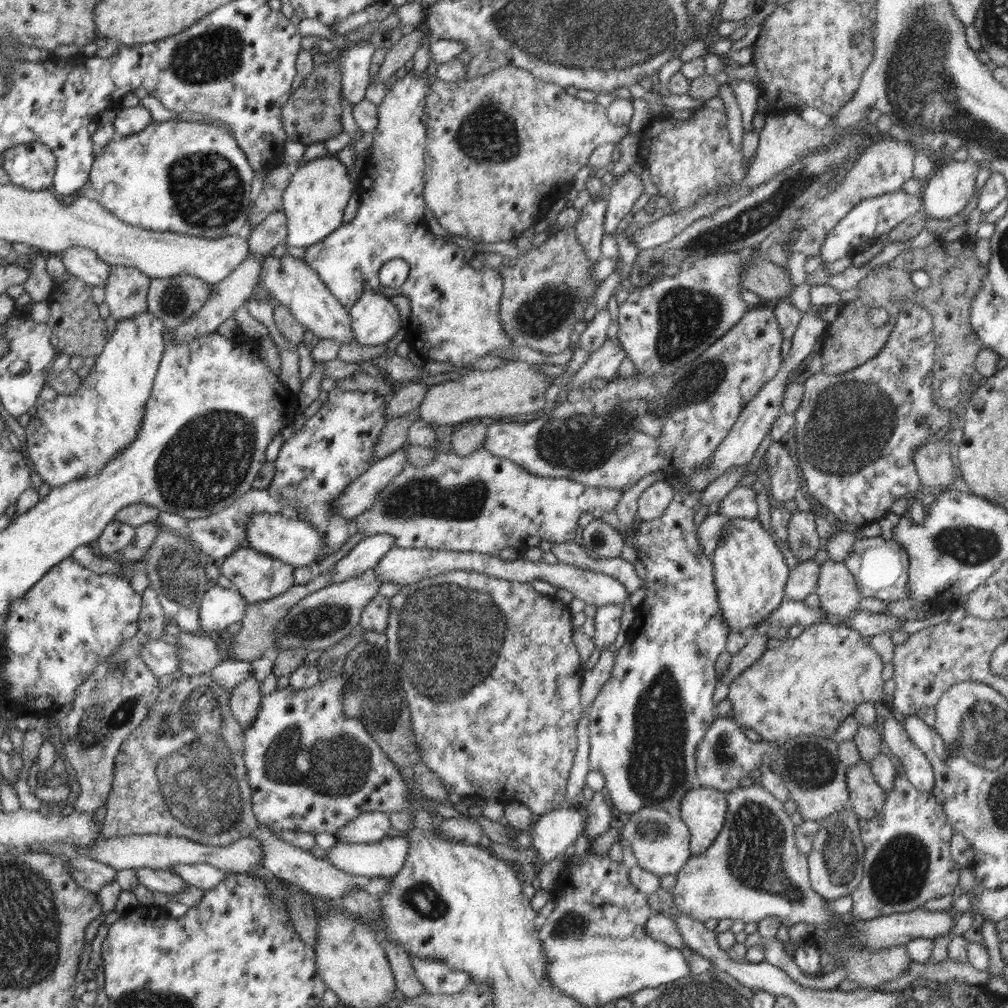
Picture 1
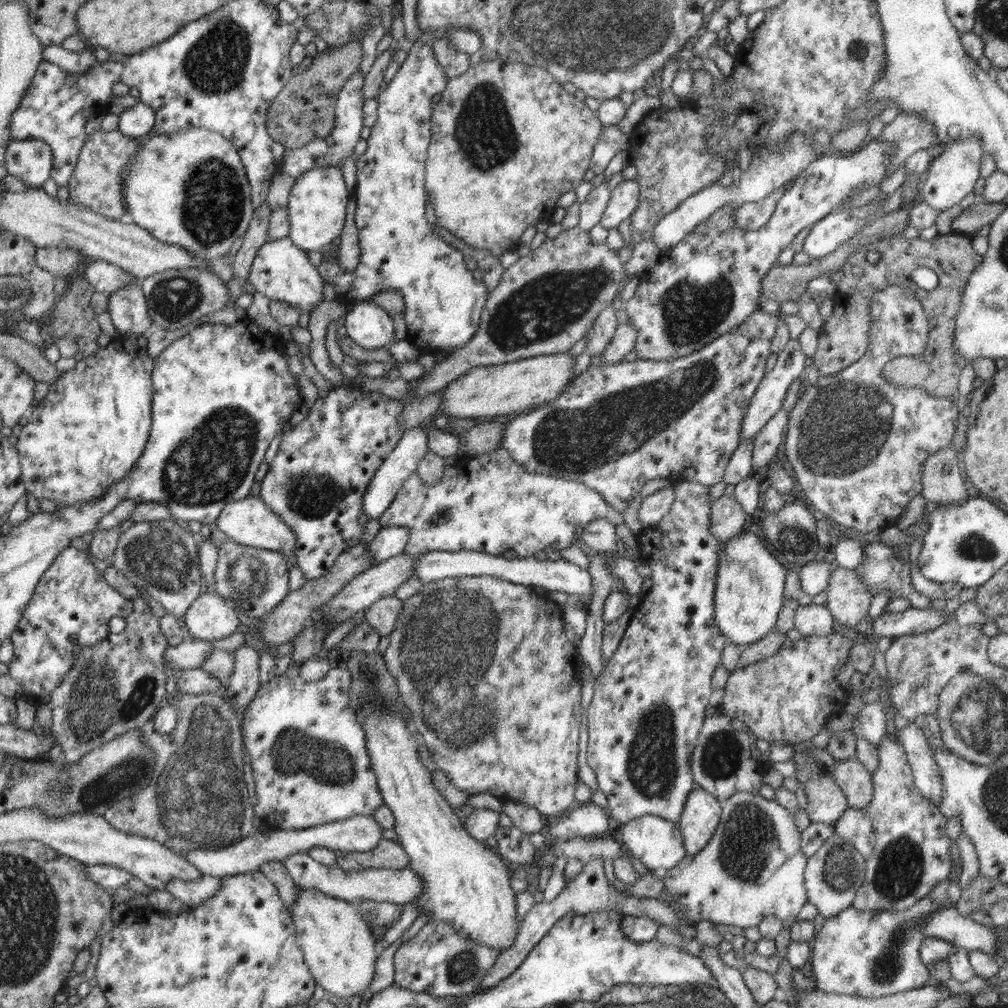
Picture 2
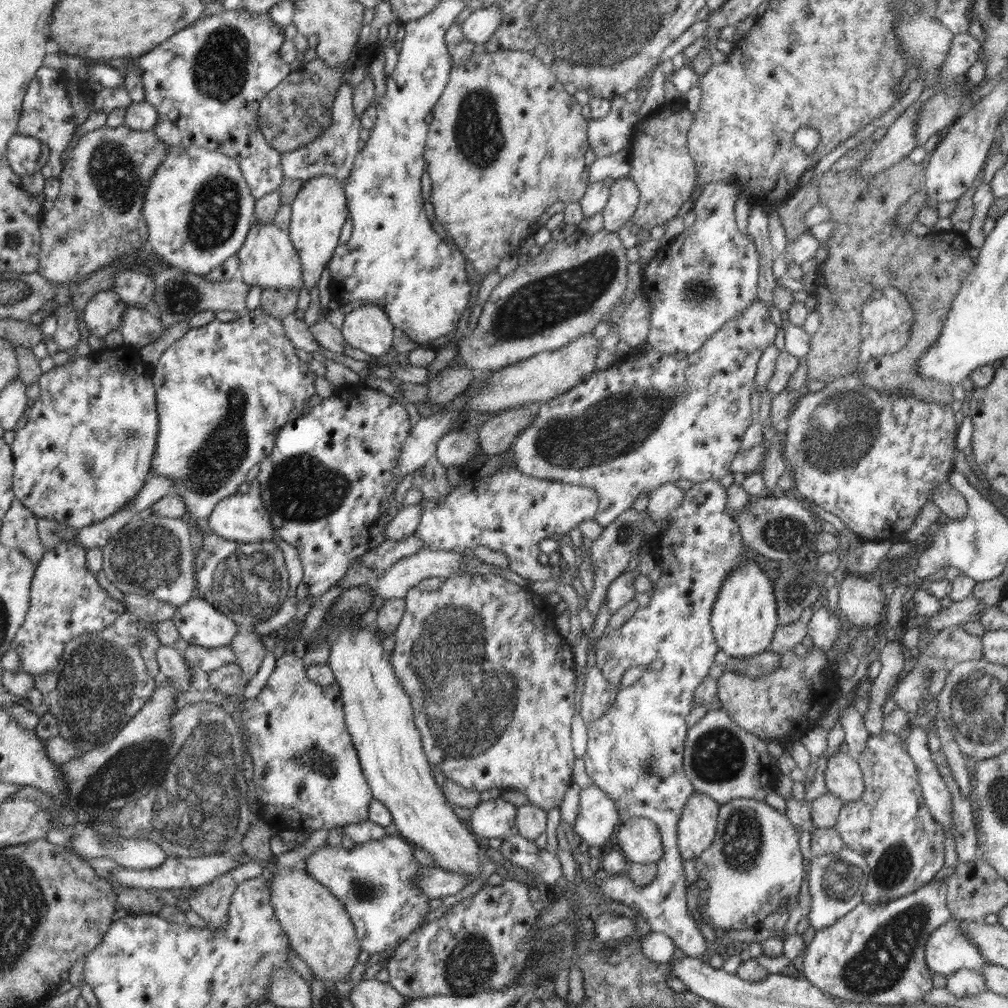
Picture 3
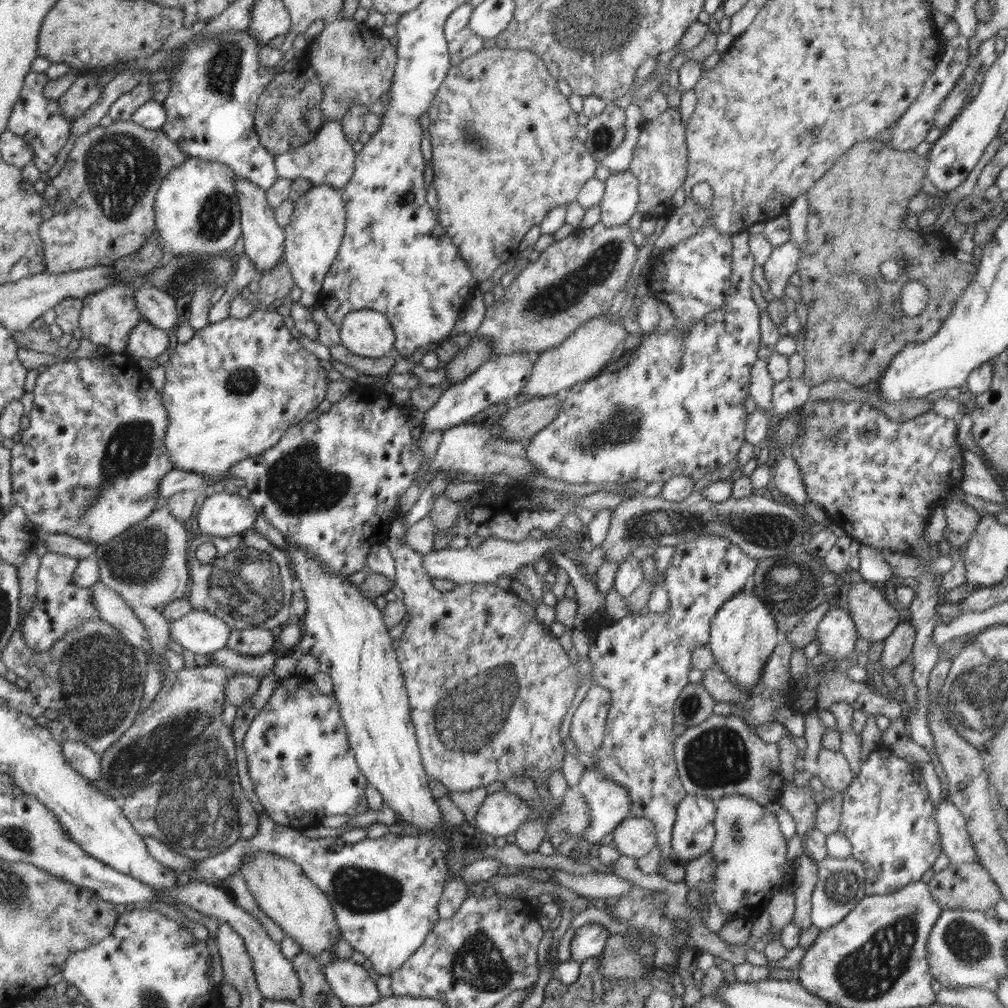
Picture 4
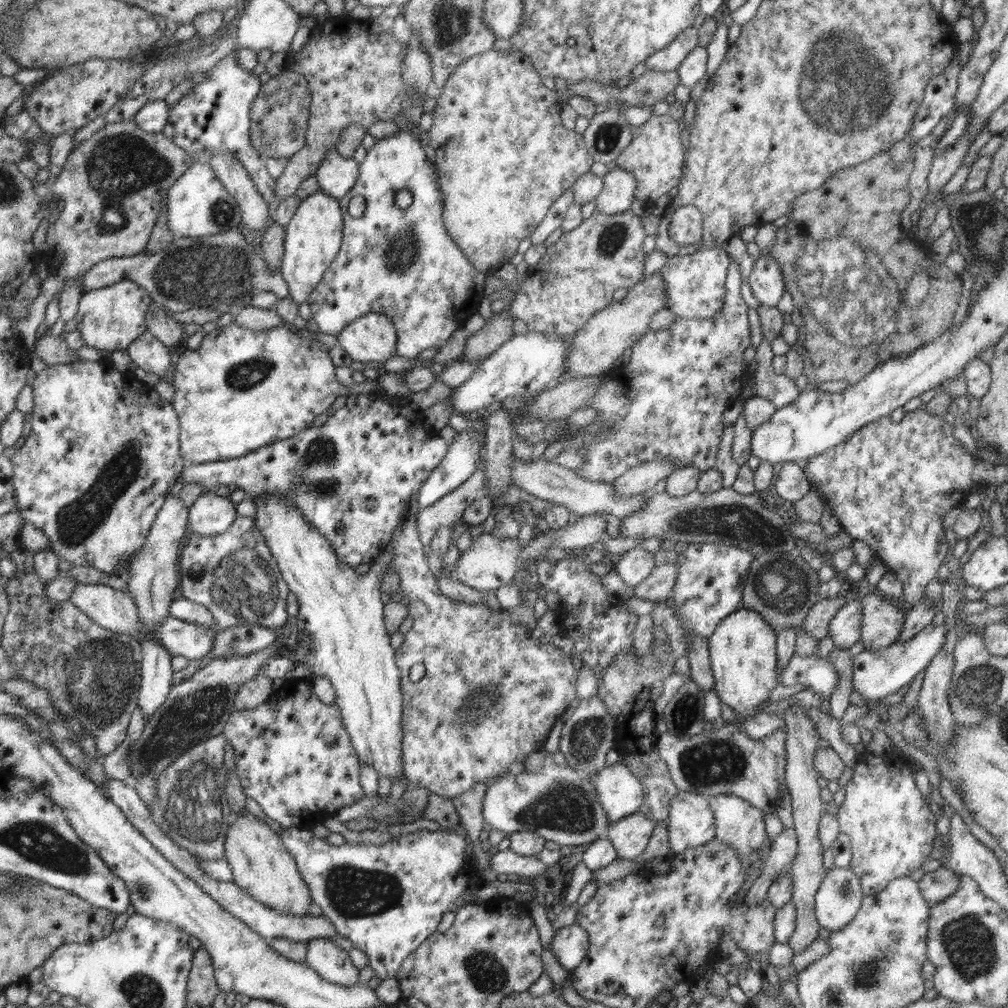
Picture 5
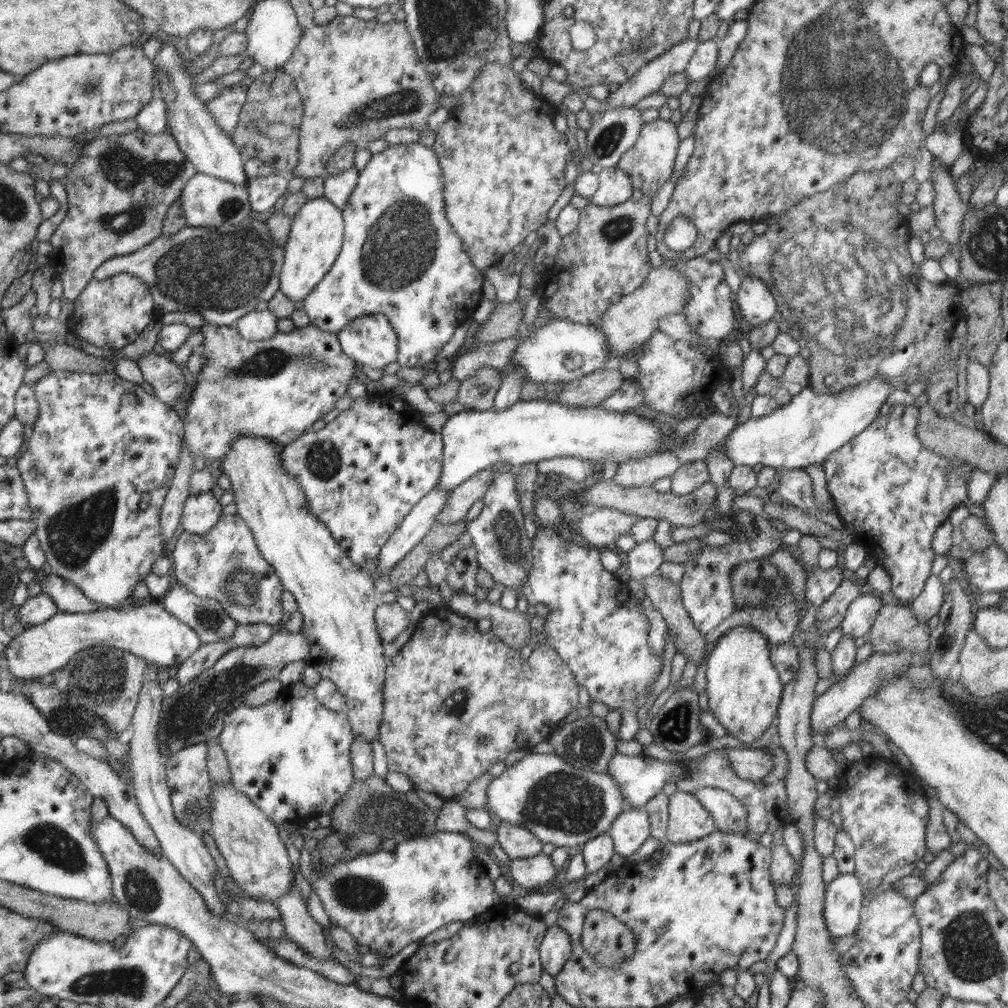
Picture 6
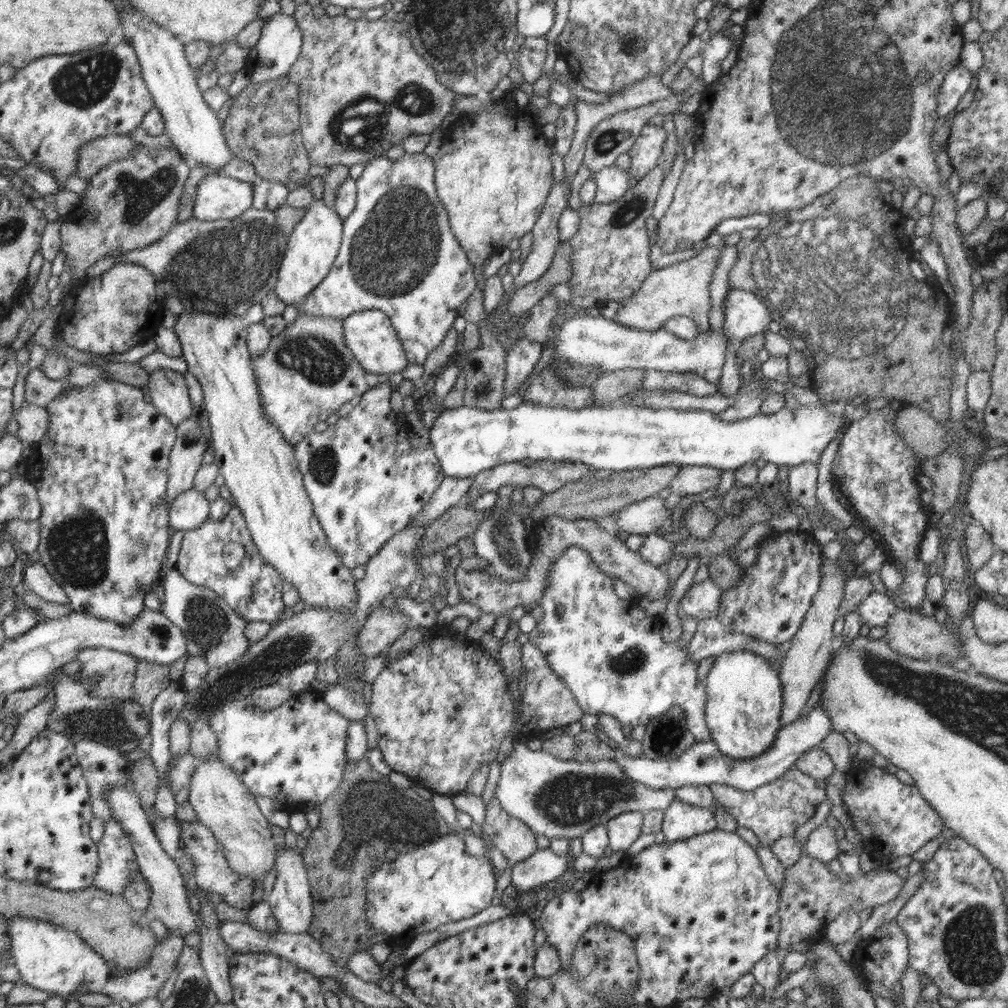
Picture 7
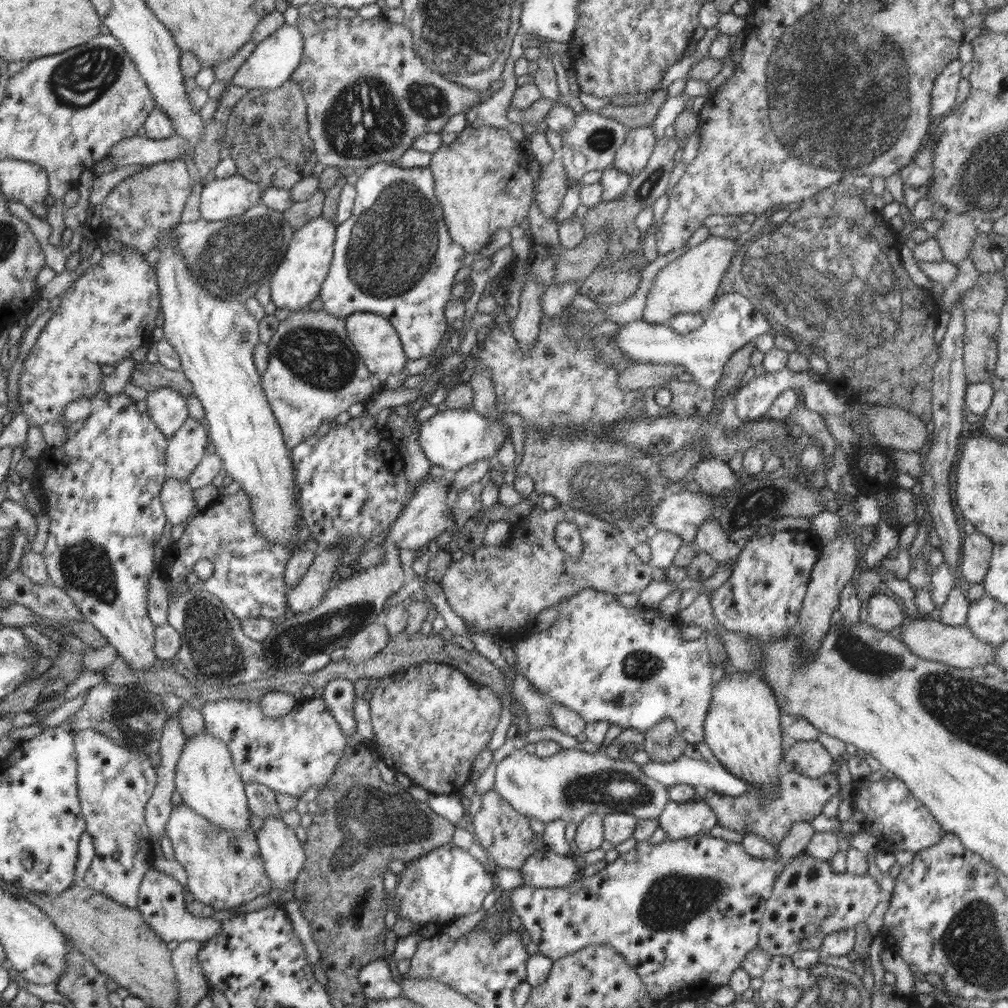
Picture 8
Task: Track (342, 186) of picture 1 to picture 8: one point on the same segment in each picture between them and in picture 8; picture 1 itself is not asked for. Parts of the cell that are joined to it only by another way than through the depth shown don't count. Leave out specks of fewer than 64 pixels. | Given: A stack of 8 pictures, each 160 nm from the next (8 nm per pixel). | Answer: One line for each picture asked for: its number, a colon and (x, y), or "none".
2: (316, 209)
3: (318, 212)
4: (313, 237)
5: (313, 237)
6: (316, 236)
7: (311, 249)
8: (296, 284)

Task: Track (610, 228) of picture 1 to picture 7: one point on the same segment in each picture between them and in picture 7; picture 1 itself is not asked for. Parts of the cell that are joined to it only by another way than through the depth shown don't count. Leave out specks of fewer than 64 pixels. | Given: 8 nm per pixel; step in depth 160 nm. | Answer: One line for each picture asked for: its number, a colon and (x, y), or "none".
2: (624, 198)
3: (623, 199)
4: (621, 195)
5: (618, 191)
6: (615, 186)
7: (612, 182)

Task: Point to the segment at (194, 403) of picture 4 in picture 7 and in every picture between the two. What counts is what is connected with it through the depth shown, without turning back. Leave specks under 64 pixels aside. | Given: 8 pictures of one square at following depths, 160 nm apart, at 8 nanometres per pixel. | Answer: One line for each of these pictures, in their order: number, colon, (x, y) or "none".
5: (242, 389)
6: (275, 389)
7: (307, 373)

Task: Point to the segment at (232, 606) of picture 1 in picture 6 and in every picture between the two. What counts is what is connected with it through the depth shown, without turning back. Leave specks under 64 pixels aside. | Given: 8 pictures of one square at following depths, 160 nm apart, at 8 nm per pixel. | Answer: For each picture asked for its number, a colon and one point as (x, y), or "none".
2: (211, 617)
3: (198, 622)
4: (200, 632)
5: (193, 642)
6: (148, 630)

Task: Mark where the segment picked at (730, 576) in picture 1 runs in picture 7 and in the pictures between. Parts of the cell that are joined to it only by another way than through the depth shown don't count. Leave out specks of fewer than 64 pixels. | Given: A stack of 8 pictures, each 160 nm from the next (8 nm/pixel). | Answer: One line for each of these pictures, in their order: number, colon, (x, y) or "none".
2: (749, 592)
3: (744, 617)
4: (743, 635)
5: (743, 648)
6: (744, 690)
7: (744, 694)

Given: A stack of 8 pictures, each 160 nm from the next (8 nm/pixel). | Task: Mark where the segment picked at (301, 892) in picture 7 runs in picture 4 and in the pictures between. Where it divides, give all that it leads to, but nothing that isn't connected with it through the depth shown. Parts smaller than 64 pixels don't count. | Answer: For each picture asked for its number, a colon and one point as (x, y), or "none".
4: (350, 982)
5: (333, 964)
6: (304, 931)

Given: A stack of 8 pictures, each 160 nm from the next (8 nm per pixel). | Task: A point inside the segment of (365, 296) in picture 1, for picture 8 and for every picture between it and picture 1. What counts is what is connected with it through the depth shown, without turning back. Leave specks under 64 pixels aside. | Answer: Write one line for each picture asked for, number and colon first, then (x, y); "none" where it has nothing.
2: (368, 325)
3: (367, 328)
4: (366, 332)
5: (372, 337)
6: (370, 340)
7: (369, 335)
8: (374, 338)

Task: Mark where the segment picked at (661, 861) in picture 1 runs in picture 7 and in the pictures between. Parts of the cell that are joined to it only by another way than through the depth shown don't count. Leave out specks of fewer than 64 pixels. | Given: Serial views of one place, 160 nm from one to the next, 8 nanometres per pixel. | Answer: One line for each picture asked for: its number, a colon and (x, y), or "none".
2: (658, 844)
3: (639, 840)
4: (635, 837)
5: (630, 836)
6: (631, 828)
7: (623, 830)

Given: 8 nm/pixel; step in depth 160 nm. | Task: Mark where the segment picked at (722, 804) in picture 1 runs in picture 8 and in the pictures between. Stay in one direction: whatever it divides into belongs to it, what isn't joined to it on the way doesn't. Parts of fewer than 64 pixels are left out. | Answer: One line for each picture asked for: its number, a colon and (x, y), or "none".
2: (702, 811)
3: (696, 830)
4: (693, 835)
5: (691, 822)
6: (688, 821)
7: (681, 821)
8: (679, 820)

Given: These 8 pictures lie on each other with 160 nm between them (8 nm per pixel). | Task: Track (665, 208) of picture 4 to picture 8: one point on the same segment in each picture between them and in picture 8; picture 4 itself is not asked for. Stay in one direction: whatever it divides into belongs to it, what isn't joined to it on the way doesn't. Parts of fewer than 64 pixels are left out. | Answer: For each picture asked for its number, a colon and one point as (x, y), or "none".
5: (655, 157)
6: (650, 162)
7: (644, 154)
8: (631, 157)

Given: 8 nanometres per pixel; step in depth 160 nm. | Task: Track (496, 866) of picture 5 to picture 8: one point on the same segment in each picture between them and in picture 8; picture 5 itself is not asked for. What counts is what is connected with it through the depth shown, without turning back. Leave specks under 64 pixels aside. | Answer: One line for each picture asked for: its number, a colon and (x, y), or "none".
6: (531, 873)
7: (544, 867)
8: (543, 869)

